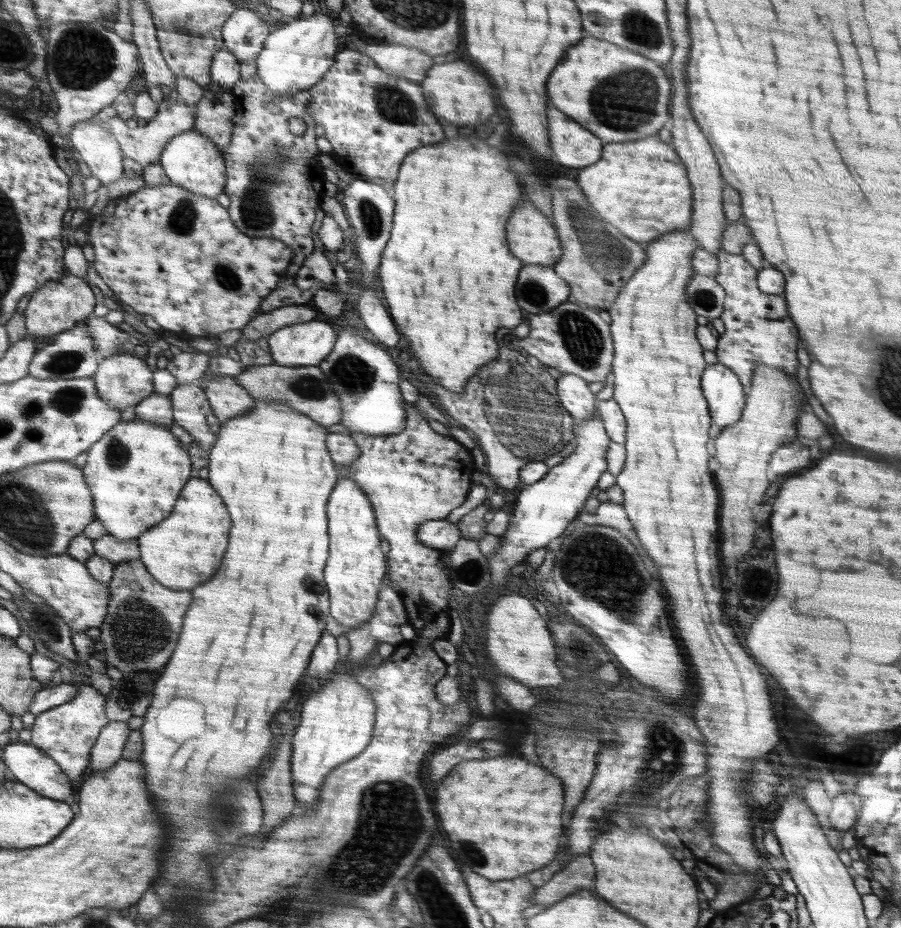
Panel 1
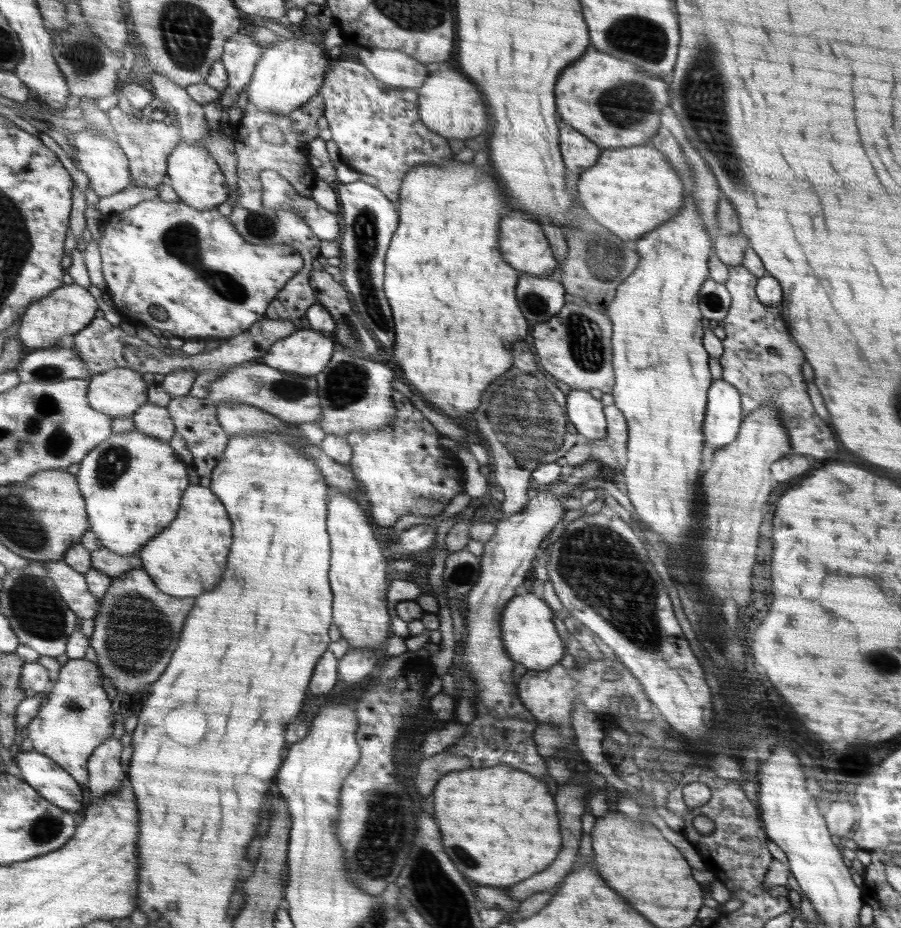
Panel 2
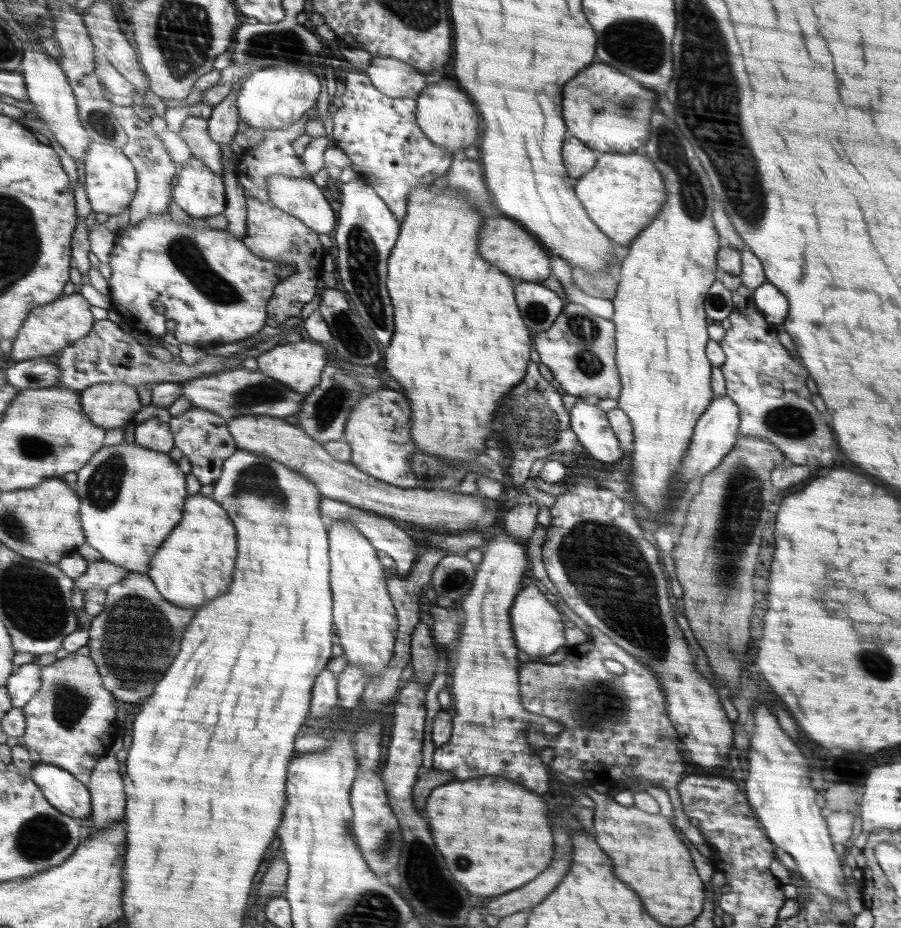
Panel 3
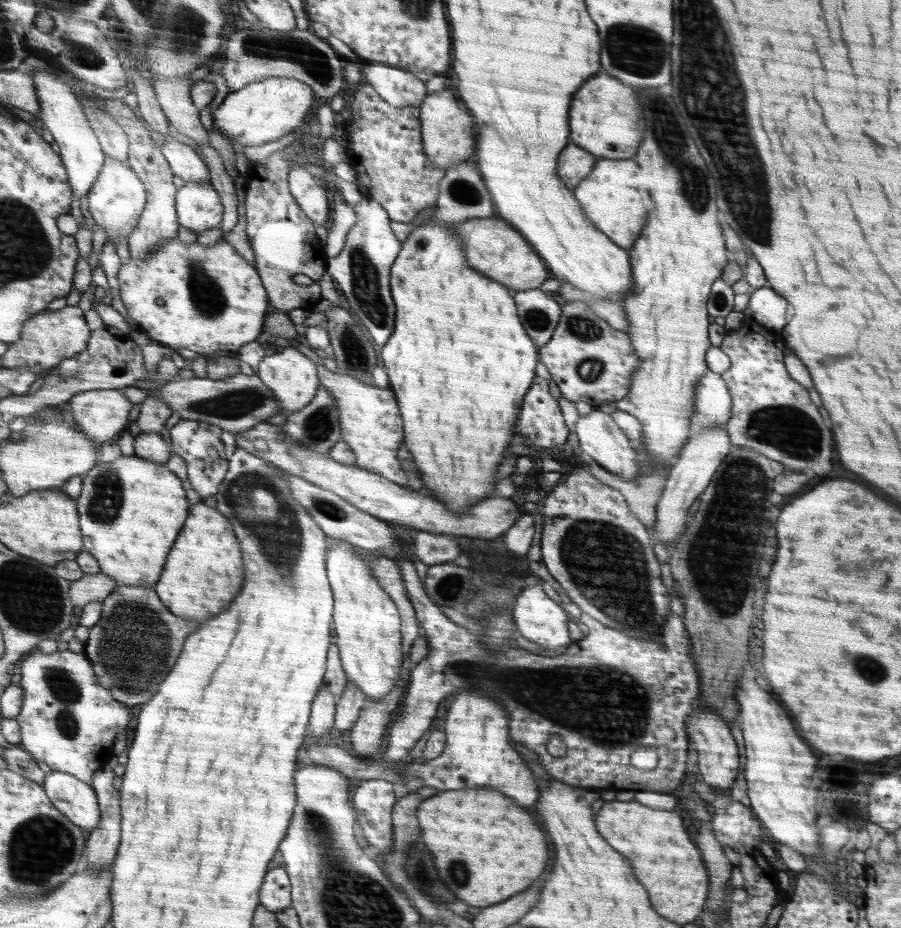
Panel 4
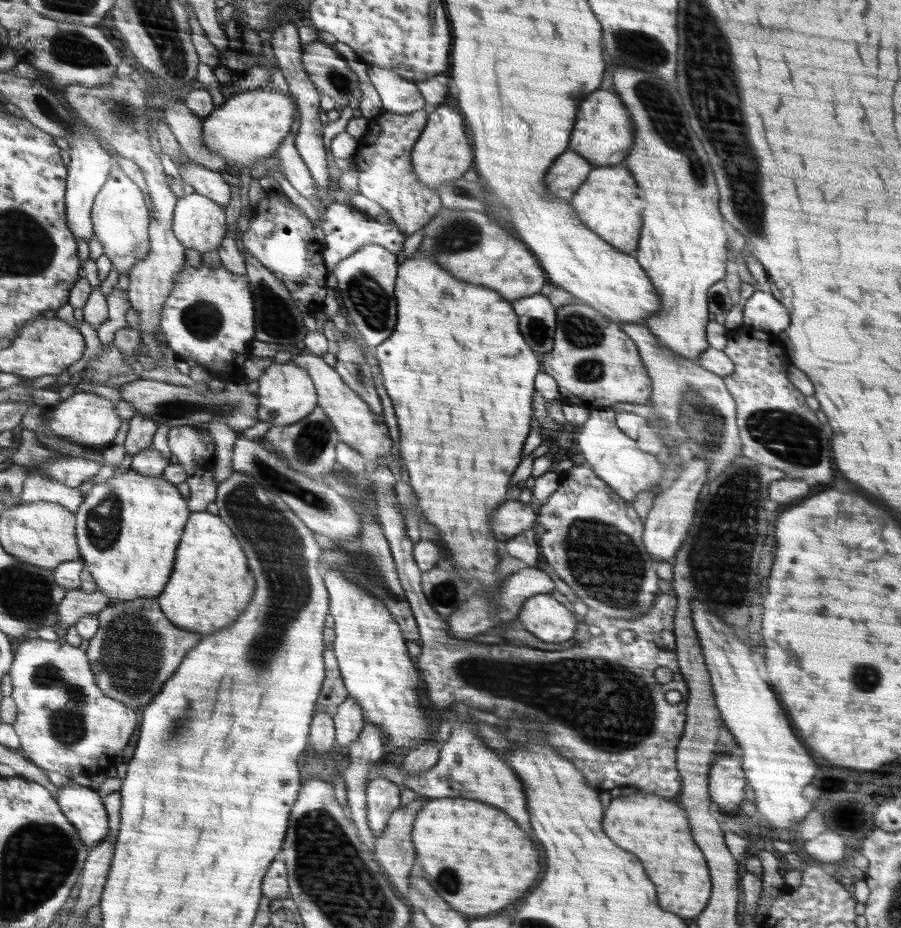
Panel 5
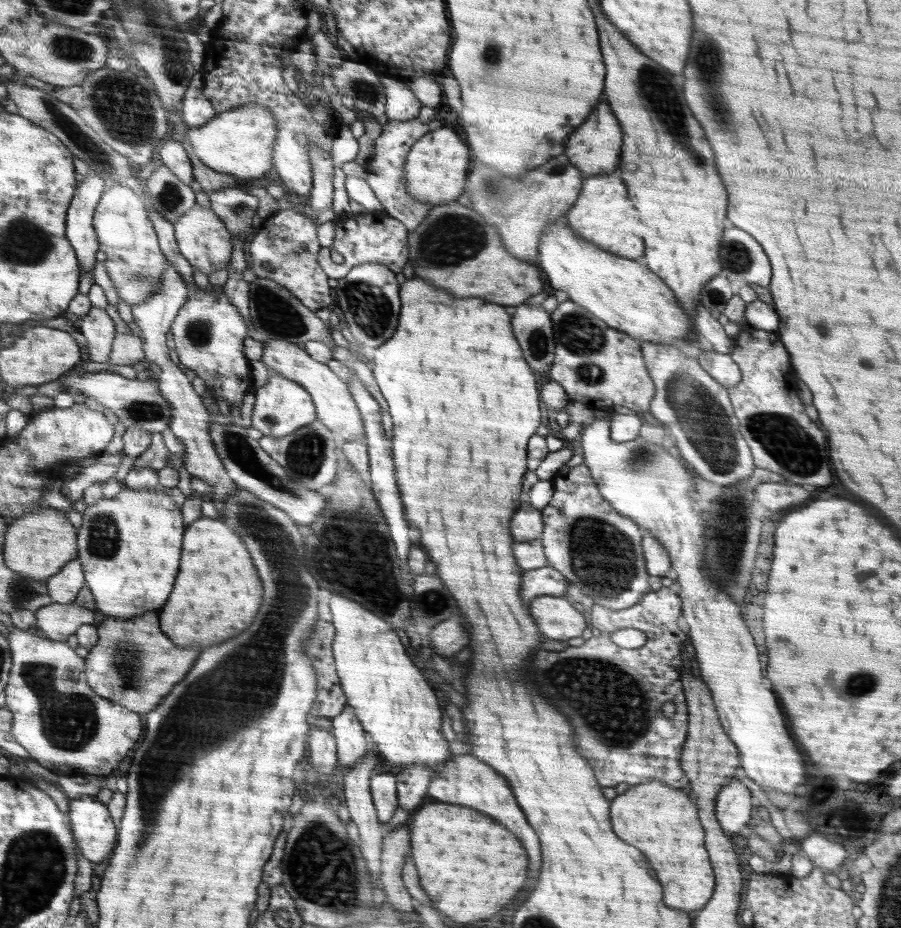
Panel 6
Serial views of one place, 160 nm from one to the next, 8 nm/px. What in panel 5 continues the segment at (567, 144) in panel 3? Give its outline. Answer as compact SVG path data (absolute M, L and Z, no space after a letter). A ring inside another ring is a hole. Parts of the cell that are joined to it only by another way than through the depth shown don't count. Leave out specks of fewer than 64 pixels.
M564 152L564 156L556 159L547 173L547 190L562 200L572 200L588 179L588 172L592 170L590 164L578 153Z

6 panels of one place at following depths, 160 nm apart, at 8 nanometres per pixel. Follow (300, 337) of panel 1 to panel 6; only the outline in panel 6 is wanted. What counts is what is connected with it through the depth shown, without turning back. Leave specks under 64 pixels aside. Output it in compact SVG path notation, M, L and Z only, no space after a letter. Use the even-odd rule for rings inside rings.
M270 373L268 383L255 390L255 395L251 426L260 430L264 436L293 434L299 428L311 424L318 418L318 414L315 412L315 403L304 386L277 373Z

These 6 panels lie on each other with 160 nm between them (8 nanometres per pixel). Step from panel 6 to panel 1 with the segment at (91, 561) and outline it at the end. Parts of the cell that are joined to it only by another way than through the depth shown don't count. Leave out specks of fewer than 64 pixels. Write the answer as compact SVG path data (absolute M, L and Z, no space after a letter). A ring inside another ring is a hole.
M137 417L132 422L124 421L124 424L112 427L102 439L91 446L86 456L83 475L88 476L88 484L92 484L92 492L96 492L95 518L104 525L107 534L118 540L138 539L142 532L168 518L180 496L180 490L192 474L188 450L180 446L180 441L176 440L170 427L146 422Z

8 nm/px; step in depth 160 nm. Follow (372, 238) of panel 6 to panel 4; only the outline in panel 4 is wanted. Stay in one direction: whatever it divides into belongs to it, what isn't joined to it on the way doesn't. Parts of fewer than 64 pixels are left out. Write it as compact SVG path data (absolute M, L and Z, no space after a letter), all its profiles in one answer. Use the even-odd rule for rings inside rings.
M344 200L333 202L330 219L332 224L327 229L327 252L330 260L334 259L344 247L348 232L356 224L357 216L352 205Z

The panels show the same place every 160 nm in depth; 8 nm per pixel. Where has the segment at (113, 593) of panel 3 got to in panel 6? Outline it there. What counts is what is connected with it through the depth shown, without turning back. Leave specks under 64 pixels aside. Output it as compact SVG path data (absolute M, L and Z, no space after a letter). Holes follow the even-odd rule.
M158 614L120 620L106 617L98 624L98 641L86 656L87 683L101 697L124 705L132 712L150 712L159 706L162 694L184 679L200 648L178 648L158 628Z

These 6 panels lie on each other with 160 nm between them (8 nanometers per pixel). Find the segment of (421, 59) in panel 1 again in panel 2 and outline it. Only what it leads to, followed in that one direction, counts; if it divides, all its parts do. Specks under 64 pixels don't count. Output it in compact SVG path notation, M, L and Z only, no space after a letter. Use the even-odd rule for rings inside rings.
M352 48L358 54L360 62L372 73L374 78L386 86L400 88L420 88L430 72L426 66L401 50L366 50L366 48Z

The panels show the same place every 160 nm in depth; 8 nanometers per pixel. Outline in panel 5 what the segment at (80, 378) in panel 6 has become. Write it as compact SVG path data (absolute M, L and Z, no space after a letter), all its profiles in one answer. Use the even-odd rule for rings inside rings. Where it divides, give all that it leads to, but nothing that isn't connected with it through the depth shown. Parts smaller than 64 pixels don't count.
M138 379L125 383L120 387L121 400L130 403L136 408L135 414L147 416L156 421L156 424L166 426L200 426L206 425L210 420L221 416L228 426L236 433L243 434L244 430L259 422L258 394L250 394L247 383L243 381L228 381L225 390L212 394L198 394L187 387L172 384L166 381L152 379Z

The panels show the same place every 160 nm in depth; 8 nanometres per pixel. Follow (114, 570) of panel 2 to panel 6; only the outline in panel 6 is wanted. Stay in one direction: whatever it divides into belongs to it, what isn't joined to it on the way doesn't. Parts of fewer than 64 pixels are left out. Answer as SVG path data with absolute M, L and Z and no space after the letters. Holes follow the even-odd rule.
M76 600L68 604L53 603L36 612L36 627L52 641L67 641L81 627L93 624L96 610L88 610L76 605Z

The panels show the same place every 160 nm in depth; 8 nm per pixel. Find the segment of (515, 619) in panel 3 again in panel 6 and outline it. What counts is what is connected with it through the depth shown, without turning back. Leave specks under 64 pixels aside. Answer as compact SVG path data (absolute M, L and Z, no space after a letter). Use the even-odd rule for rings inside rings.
M542 596L532 600L532 612L544 628L544 636L552 640L567 640L570 636L582 636L586 630L584 616L568 602L568 597Z

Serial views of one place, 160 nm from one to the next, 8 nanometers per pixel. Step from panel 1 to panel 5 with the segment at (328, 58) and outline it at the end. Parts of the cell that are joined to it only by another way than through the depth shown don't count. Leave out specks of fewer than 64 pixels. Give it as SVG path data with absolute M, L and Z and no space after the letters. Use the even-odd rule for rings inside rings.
M272 84L256 90L247 90L240 94L234 93L217 110L209 114L203 122L204 145L212 153L224 157L227 162L236 166L252 165L258 158L270 157L294 122L298 106L292 96L282 94Z

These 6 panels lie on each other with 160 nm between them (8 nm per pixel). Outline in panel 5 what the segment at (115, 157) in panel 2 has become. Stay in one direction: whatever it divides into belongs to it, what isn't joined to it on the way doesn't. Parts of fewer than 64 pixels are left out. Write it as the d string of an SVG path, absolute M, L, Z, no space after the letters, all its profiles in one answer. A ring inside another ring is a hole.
M116 165L111 167L107 183L103 185L95 199L91 220L94 222L94 234L100 241L104 254L112 261L113 268L119 274L126 272L129 275L138 261L148 257L151 243L150 210L147 208L143 190L120 167Z

